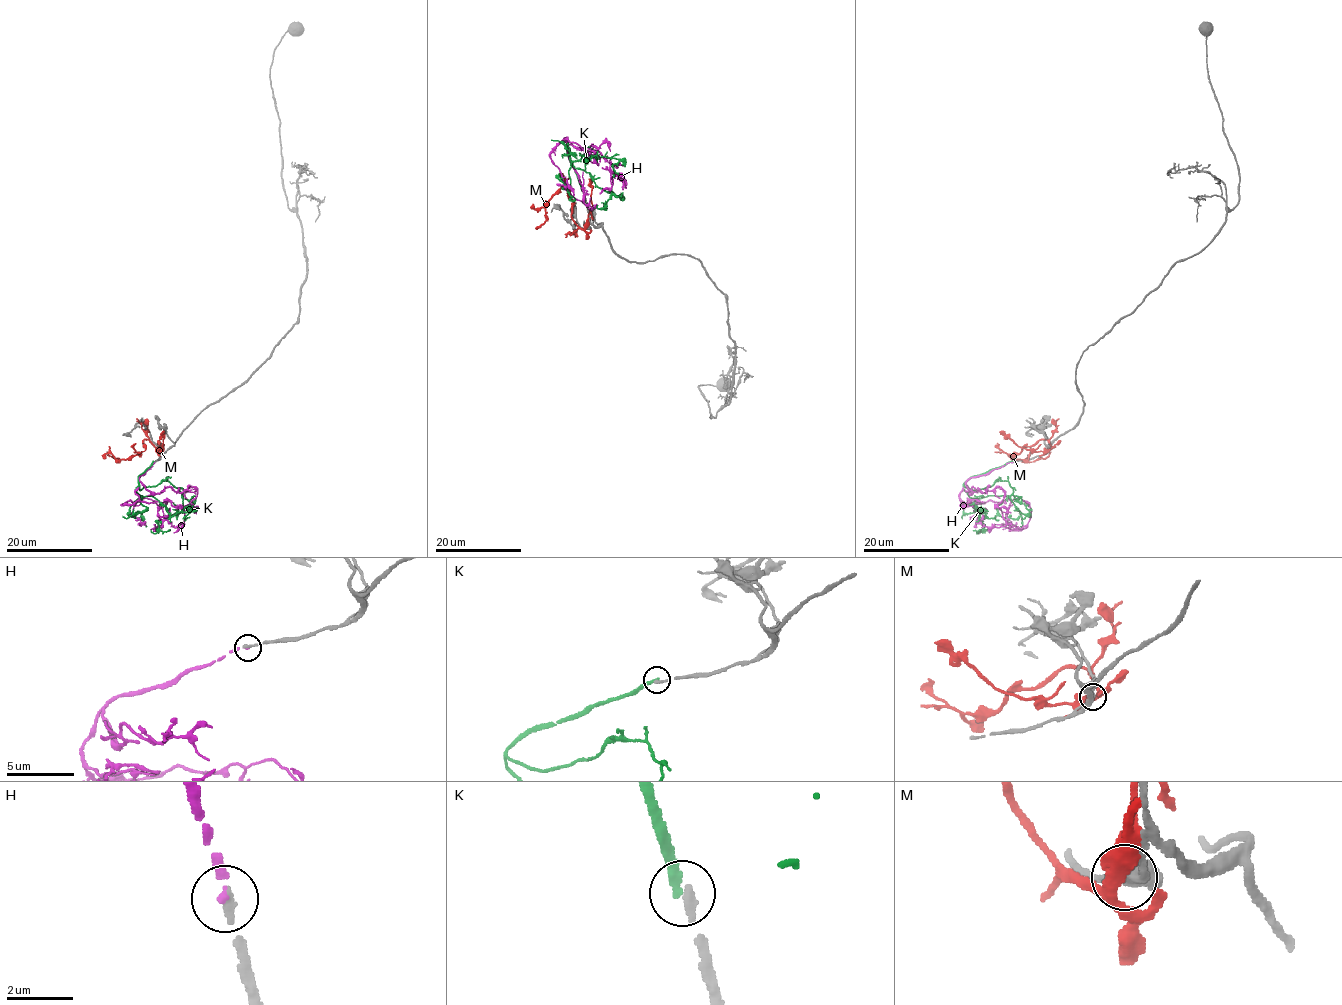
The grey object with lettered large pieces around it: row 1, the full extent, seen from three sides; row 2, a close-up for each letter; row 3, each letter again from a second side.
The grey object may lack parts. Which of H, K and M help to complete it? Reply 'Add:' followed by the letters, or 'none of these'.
Add: none of these

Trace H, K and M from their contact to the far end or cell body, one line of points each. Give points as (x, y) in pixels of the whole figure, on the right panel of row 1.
H: (1012, 462), (970, 477), (959, 494), (964, 504), (1017, 498), (1031, 510), (1024, 529), (993, 525)
K: (1011, 461), (970, 477), (964, 485), (984, 488), (1007, 481), (1013, 490), (1011, 501), (1027, 514), (1024, 502)
M: (1050, 448), (1051, 444), (1046, 440), (1040, 440), (1009, 455), (1029, 462), (1051, 452)

